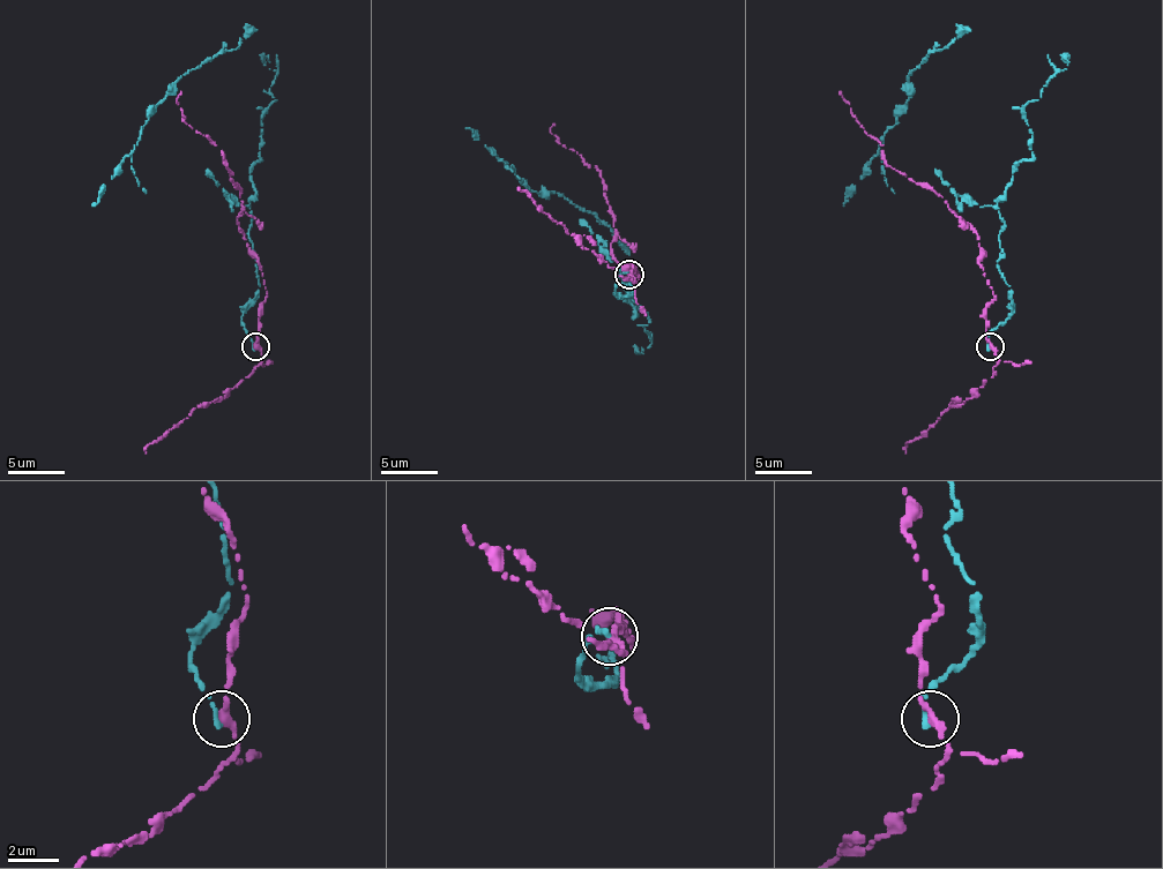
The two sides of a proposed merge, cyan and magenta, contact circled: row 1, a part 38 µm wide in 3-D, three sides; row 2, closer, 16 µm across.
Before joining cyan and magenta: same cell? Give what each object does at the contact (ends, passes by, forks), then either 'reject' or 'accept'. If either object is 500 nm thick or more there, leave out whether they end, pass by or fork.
cyan ends; magenta passes by; reject

